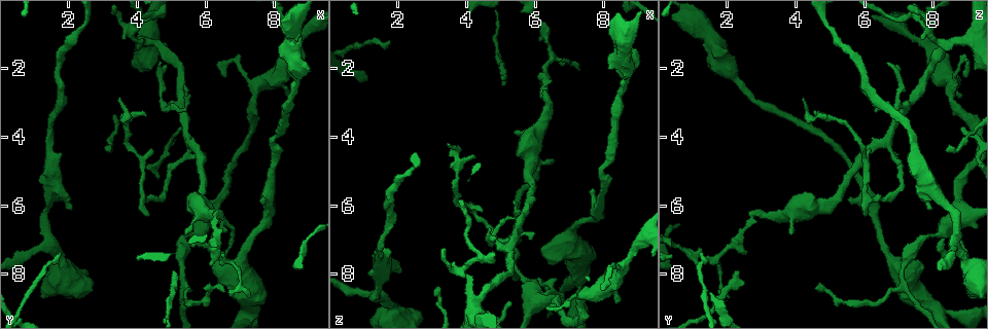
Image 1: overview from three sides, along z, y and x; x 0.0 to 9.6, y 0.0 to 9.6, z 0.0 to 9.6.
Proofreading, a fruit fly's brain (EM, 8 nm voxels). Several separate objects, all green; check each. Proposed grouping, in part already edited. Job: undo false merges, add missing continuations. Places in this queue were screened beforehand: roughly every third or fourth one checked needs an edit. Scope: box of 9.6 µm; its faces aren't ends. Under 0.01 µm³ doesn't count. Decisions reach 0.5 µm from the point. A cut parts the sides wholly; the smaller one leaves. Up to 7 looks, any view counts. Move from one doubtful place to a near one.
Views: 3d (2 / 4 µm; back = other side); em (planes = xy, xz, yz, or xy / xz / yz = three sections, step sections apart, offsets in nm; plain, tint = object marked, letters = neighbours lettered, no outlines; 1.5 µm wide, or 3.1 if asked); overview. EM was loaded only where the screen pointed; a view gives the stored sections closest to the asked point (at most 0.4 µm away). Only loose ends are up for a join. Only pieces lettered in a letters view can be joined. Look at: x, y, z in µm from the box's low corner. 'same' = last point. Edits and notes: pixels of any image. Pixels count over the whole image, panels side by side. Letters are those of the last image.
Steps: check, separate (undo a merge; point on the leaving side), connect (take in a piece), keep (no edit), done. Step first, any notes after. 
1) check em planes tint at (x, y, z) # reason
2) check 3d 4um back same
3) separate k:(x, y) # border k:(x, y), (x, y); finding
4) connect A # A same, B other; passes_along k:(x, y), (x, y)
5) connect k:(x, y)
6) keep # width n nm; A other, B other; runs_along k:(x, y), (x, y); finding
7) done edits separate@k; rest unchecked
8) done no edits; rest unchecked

check 3d 2um at (1.80, 7.40, 1.20) # long arm stops here

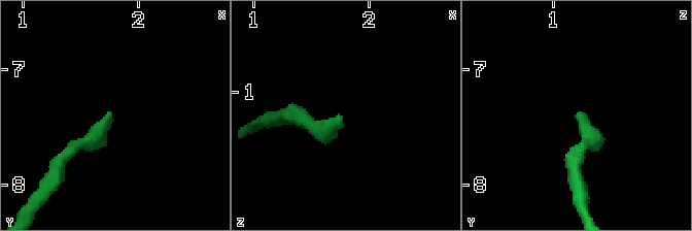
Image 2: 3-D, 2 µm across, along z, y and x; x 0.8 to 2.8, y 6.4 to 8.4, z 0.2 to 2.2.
check em xz step 4 letters at (1.76, 7.38, 1.22)

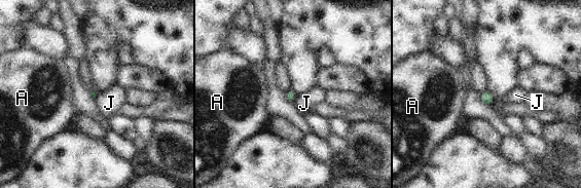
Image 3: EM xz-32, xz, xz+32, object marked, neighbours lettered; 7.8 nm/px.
keep # A other, J other; border 3:(295, 95), (292, 102); none of them fits

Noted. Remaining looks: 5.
check em yz step 4 tint at (7.65, 5.80, 5.55) # free end

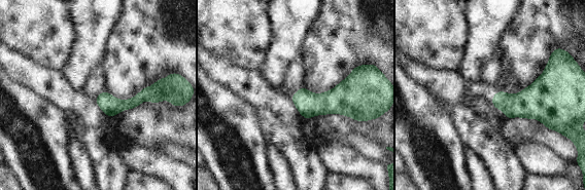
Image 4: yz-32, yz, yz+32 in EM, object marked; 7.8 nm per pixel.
check em planes letters same # another direction

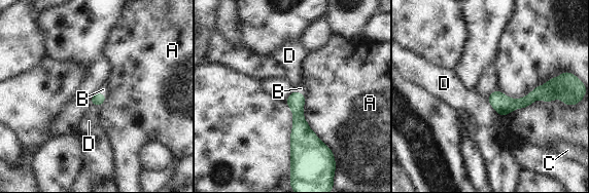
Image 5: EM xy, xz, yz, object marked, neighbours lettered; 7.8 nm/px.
connect B # A other, B same, C other, D other; passes_along 5:(98, 99), (102, 94), (103, 89); the neuron continues

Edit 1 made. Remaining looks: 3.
check overview # redraw

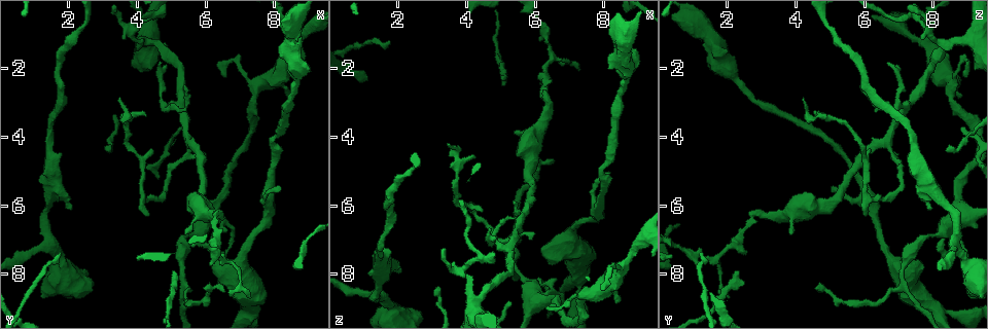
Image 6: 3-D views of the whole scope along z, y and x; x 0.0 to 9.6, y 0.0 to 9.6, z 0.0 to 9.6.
check em xy step 8 letters at (7.25, 9.15, 8.15) # thick turns thin

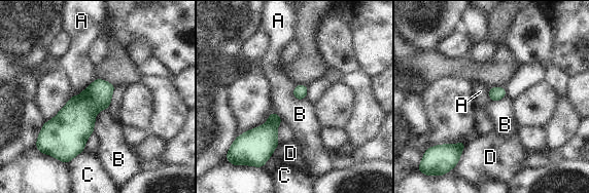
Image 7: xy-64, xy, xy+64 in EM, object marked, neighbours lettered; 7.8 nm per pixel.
keep # longest_contact A 240 nm; A other, B other, C other, D other; all the same neuron

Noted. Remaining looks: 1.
done edits connect@5; rest unchecked

